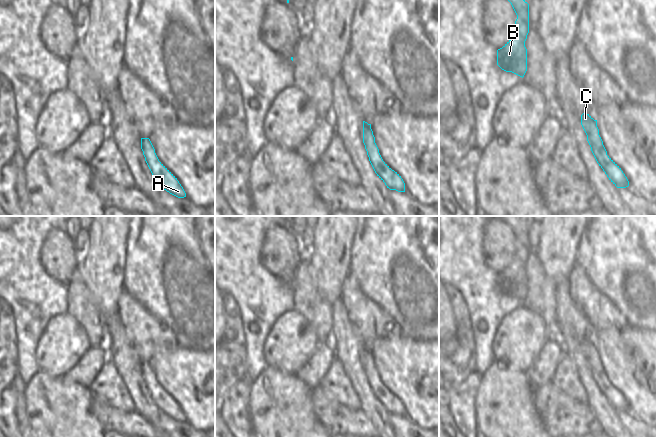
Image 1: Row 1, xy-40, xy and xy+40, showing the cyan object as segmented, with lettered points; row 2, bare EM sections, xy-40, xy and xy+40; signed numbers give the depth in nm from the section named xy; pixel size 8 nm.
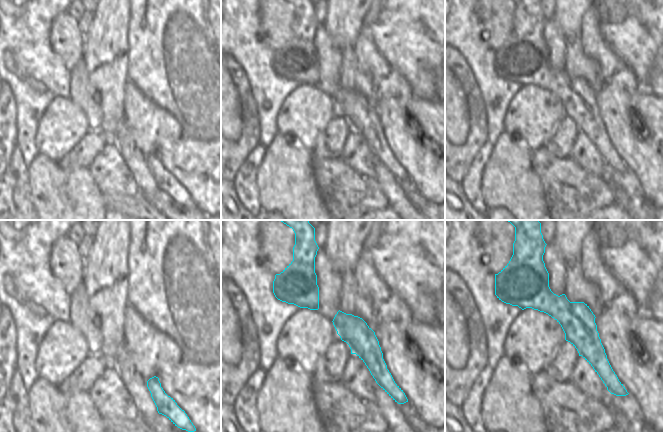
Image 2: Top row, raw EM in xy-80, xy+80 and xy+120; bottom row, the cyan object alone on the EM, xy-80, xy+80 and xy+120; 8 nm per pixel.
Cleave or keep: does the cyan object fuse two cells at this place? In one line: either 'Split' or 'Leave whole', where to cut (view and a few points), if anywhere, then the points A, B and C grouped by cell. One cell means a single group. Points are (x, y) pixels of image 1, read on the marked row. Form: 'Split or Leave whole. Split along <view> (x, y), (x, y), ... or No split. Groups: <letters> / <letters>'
Leave whole. No split. Groups: A B C.

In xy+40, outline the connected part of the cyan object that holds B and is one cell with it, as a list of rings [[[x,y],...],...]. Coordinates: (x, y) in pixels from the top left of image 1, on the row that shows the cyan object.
[[[508,0],[516,15],[513,37],[497,50],[497,65],[506,72],[524,77],[527,71],[525,41],[529,33],[529,4],[525,0]]]

